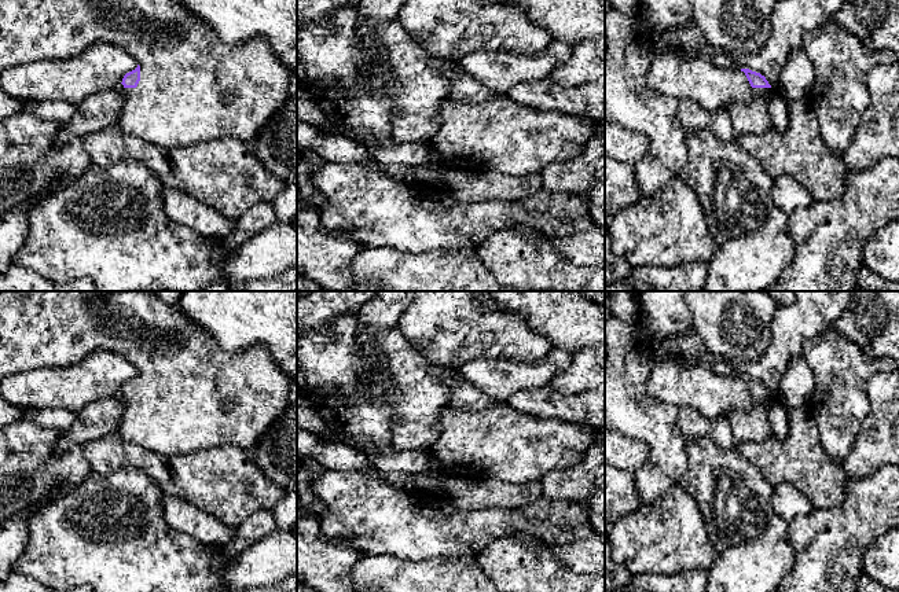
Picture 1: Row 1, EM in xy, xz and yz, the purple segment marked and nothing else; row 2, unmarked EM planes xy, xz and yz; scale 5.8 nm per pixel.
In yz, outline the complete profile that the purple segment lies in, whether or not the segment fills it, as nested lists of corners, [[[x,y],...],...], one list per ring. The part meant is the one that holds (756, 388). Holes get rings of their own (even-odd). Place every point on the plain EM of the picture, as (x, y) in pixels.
[[[741,376],[741,379],[753,396],[753,408],[746,412],[737,409],[727,412],[734,441],[737,445],[746,441],[763,442],[773,435],[768,415],[778,398],[774,398],[760,380],[749,376]]]

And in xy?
[[[0,291],[0,382],[14,374],[74,365],[95,350],[115,352],[137,368],[137,375],[126,380],[121,390],[125,396],[126,408],[117,431],[126,442],[164,456],[184,455],[221,445],[235,445],[252,455],[267,429],[285,412],[291,386],[294,385],[293,379],[275,363],[264,345],[254,345],[241,353],[225,353],[203,327],[184,315],[180,305],[165,304],[157,295],[146,291]]]

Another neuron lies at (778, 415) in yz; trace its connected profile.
[[[778,398],[768,415],[771,434],[779,441],[784,441],[788,435],[788,413],[789,409]]]

